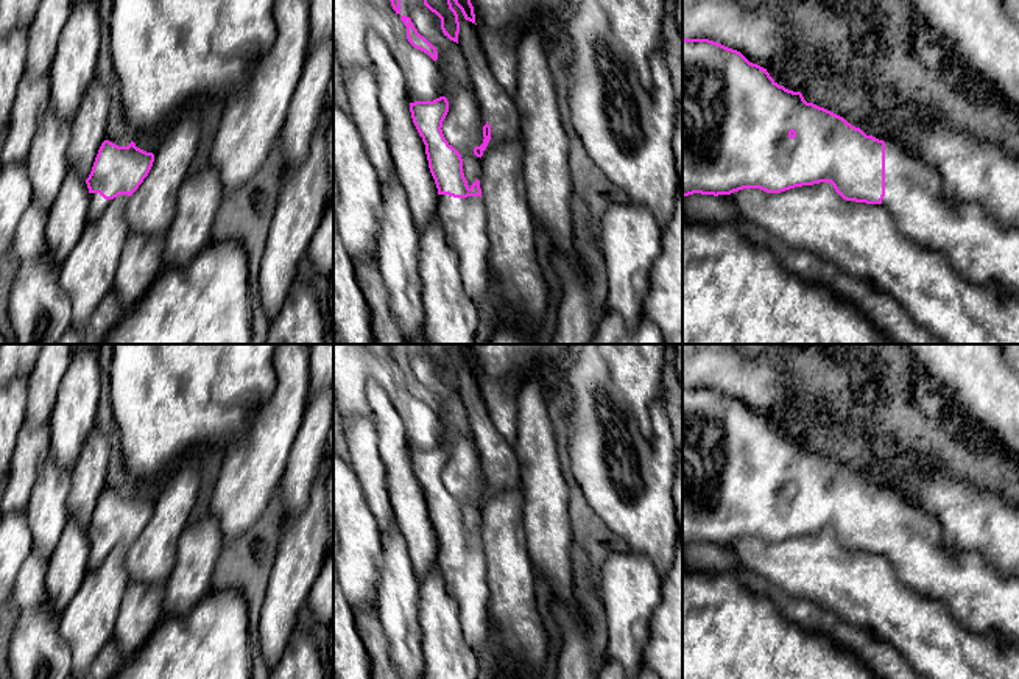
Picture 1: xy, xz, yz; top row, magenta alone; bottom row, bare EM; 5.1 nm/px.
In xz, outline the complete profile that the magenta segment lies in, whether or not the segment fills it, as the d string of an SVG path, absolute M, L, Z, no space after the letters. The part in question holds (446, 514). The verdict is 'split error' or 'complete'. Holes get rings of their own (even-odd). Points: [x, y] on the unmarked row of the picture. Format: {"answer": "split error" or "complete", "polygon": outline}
{"answer": "split error", "polygon": "M446 445L414 450L410 452L410 461L425 494L428 517L438 537L435 567L458 607L463 639L474 651L489 648L494 643L494 634L488 617L486 558L480 529L467 534L461 503L443 483L449 450Z"}

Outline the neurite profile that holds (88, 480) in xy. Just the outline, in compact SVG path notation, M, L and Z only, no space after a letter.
M93 428L72 467L67 508L83 528L87 528L104 491L111 441Z

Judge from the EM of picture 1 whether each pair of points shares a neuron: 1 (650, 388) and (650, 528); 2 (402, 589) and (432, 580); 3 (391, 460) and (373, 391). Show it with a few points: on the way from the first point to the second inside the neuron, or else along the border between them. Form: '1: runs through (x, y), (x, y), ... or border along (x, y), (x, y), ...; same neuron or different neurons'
1: border along (625, 402), (644, 433); different neurons
2: border along (418, 578), (419, 622); different neurons
3: runs through (391, 443), (391, 432), (382, 408); same neuron

